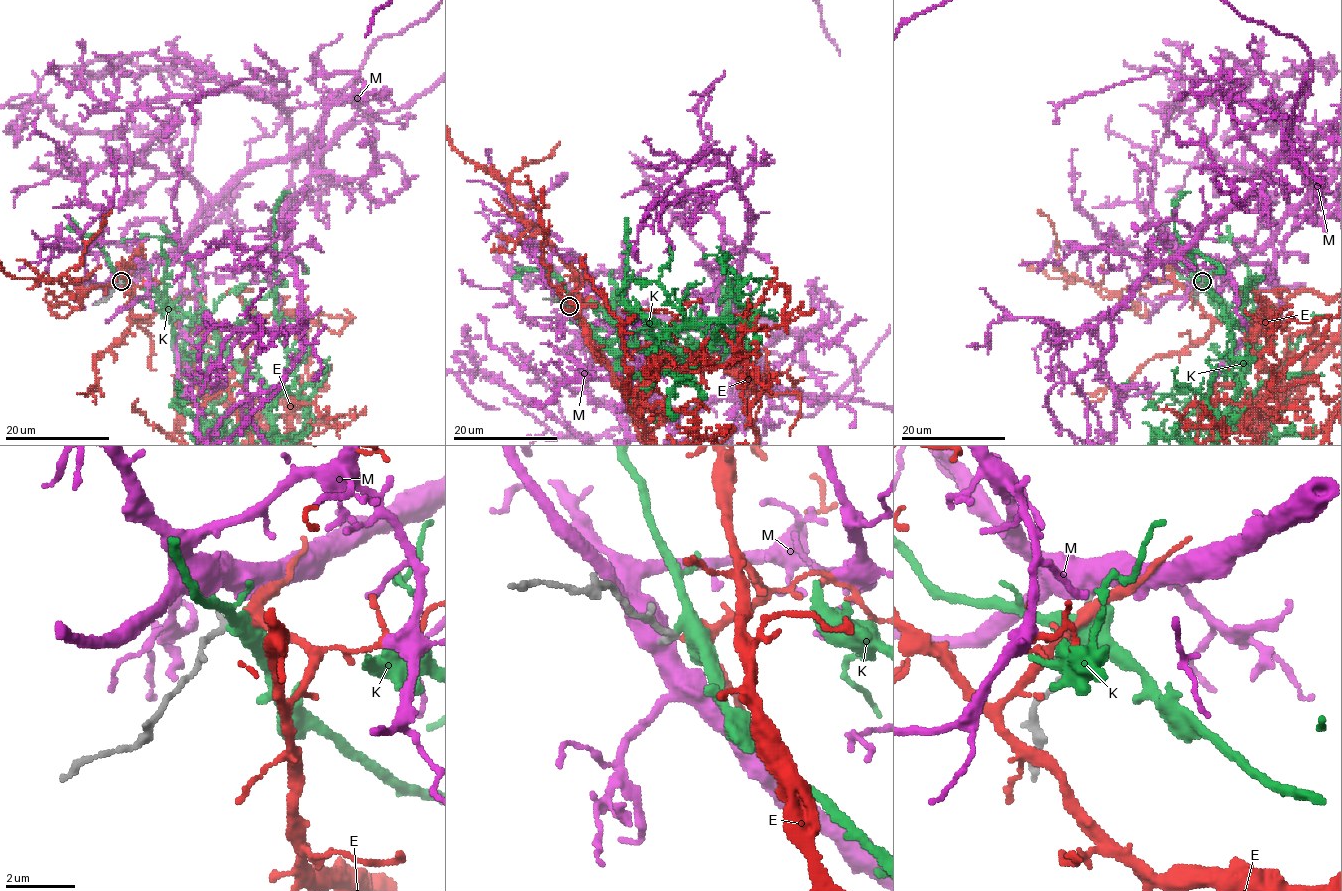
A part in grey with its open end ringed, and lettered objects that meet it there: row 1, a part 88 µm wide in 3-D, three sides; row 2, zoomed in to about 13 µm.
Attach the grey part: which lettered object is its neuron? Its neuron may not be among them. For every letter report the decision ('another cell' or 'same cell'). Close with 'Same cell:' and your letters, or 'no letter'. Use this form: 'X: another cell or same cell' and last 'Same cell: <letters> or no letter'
E: same cell
K: another cell
M: another cell
Same cell: E

